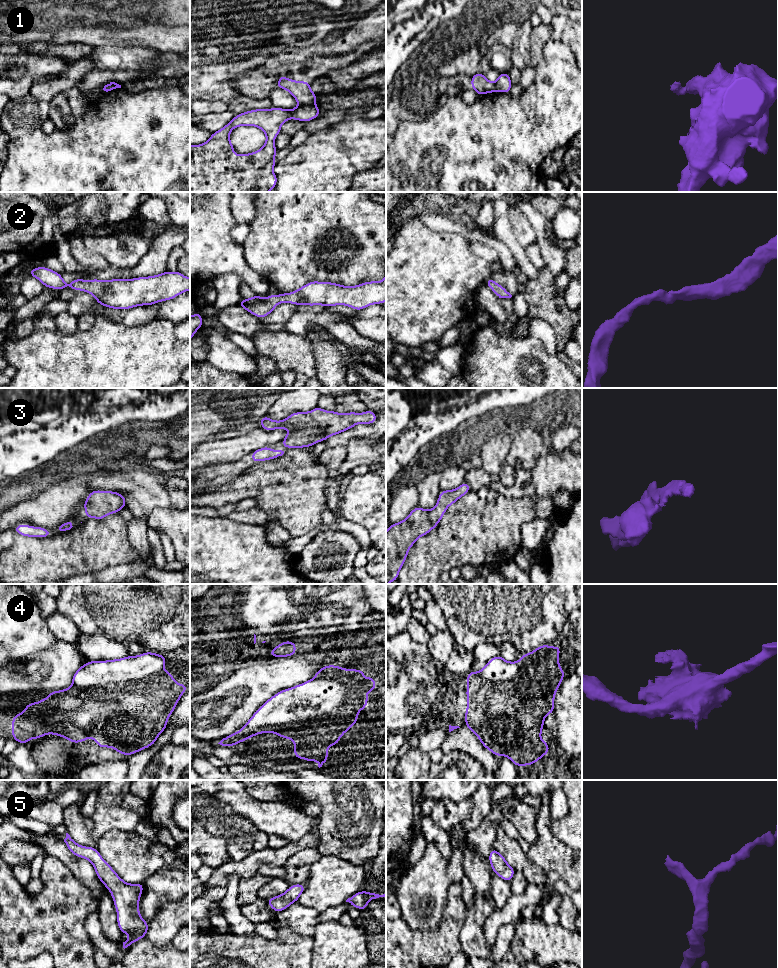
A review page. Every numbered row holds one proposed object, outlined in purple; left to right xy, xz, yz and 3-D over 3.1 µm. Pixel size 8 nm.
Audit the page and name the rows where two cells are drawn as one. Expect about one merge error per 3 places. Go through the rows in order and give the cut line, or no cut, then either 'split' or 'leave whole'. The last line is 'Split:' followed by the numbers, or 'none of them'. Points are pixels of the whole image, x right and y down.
1: cut xz (313, 103), (299, 106); split
2: cut none; leave whole
3: cut none; leave whole
4: cut none; leave whole
5: cut none; leave whole
Split: 1

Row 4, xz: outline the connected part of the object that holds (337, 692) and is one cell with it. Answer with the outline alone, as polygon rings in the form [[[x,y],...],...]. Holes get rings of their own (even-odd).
[[[326,665],[315,672],[314,678],[305,683],[281,690],[270,697],[256,710],[239,732],[231,733],[218,744],[234,747],[238,743],[246,741],[255,735],[272,732],[286,740],[289,738],[293,739],[294,757],[305,759],[308,763],[316,760],[320,768],[328,760],[328,747],[339,744],[339,739],[343,734],[356,724],[358,712],[366,708],[369,700],[367,692],[376,690],[376,680],[368,676],[362,681],[360,678],[361,675],[367,675],[365,669],[360,671],[359,669],[345,669],[336,665]]]

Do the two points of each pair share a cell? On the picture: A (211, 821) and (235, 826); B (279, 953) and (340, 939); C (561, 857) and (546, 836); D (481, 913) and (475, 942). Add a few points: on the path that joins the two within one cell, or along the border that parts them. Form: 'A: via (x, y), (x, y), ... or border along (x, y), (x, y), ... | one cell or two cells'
A: via (217, 821), (225, 821), (229, 824) | one cell
B: border along (313, 937), (311, 957) | two cells
C: via (556, 852), (547, 841) | one cell
D: via (475, 920), (475, 935) | one cell

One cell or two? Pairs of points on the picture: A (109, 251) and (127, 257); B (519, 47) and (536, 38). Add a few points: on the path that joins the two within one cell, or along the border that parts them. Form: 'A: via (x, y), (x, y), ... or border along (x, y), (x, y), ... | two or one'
A: via (113, 251), (121, 251), (123, 253) | one
B: border along (534, 27), (530, 38), (530, 61), (528, 64) | two

